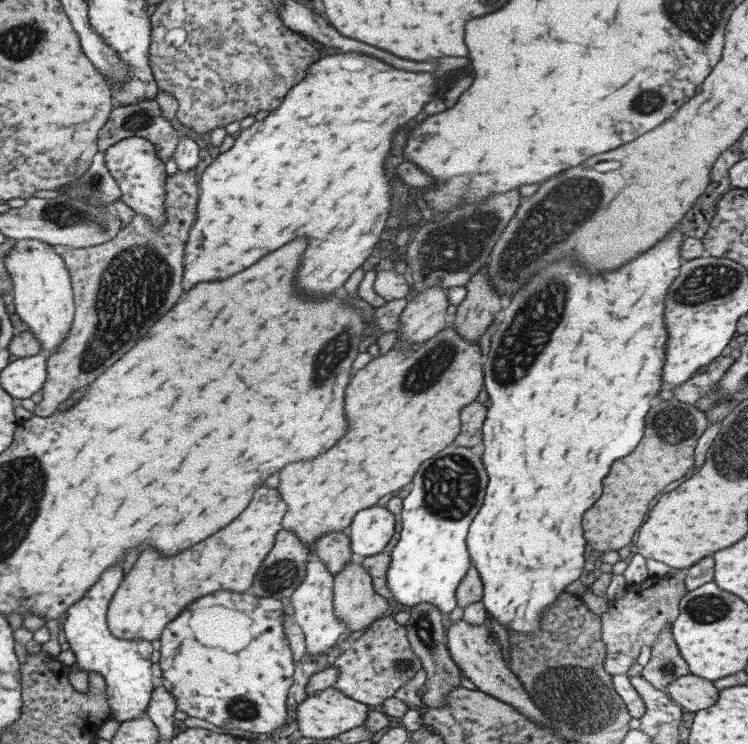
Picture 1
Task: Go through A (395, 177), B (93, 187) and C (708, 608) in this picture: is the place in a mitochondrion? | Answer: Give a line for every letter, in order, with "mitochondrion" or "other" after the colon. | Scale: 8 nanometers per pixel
A: other
B: mitochondrion
C: mitochondrion

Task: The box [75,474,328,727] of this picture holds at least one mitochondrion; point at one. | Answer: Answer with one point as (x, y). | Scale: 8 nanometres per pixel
(278, 576)

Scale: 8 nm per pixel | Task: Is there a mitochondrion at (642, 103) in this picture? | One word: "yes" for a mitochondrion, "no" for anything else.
yes

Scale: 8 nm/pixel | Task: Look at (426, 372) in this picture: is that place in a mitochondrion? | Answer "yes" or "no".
yes

